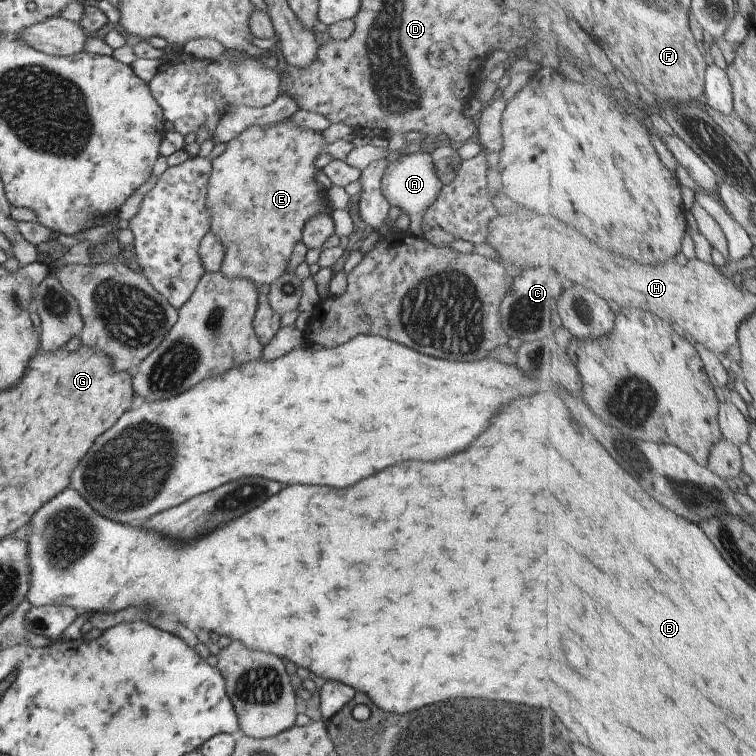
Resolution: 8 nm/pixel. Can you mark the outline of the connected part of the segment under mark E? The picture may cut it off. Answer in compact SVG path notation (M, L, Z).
M283 120L269 126L242 130L239 136L226 144L224 152L211 161L212 171L207 185L208 225L209 231L224 248L219 272L230 279L270 285L286 271L291 249L300 241L303 223L317 213L329 216L325 190L320 190L313 182L317 168L311 164L324 148L319 131L301 131Z

